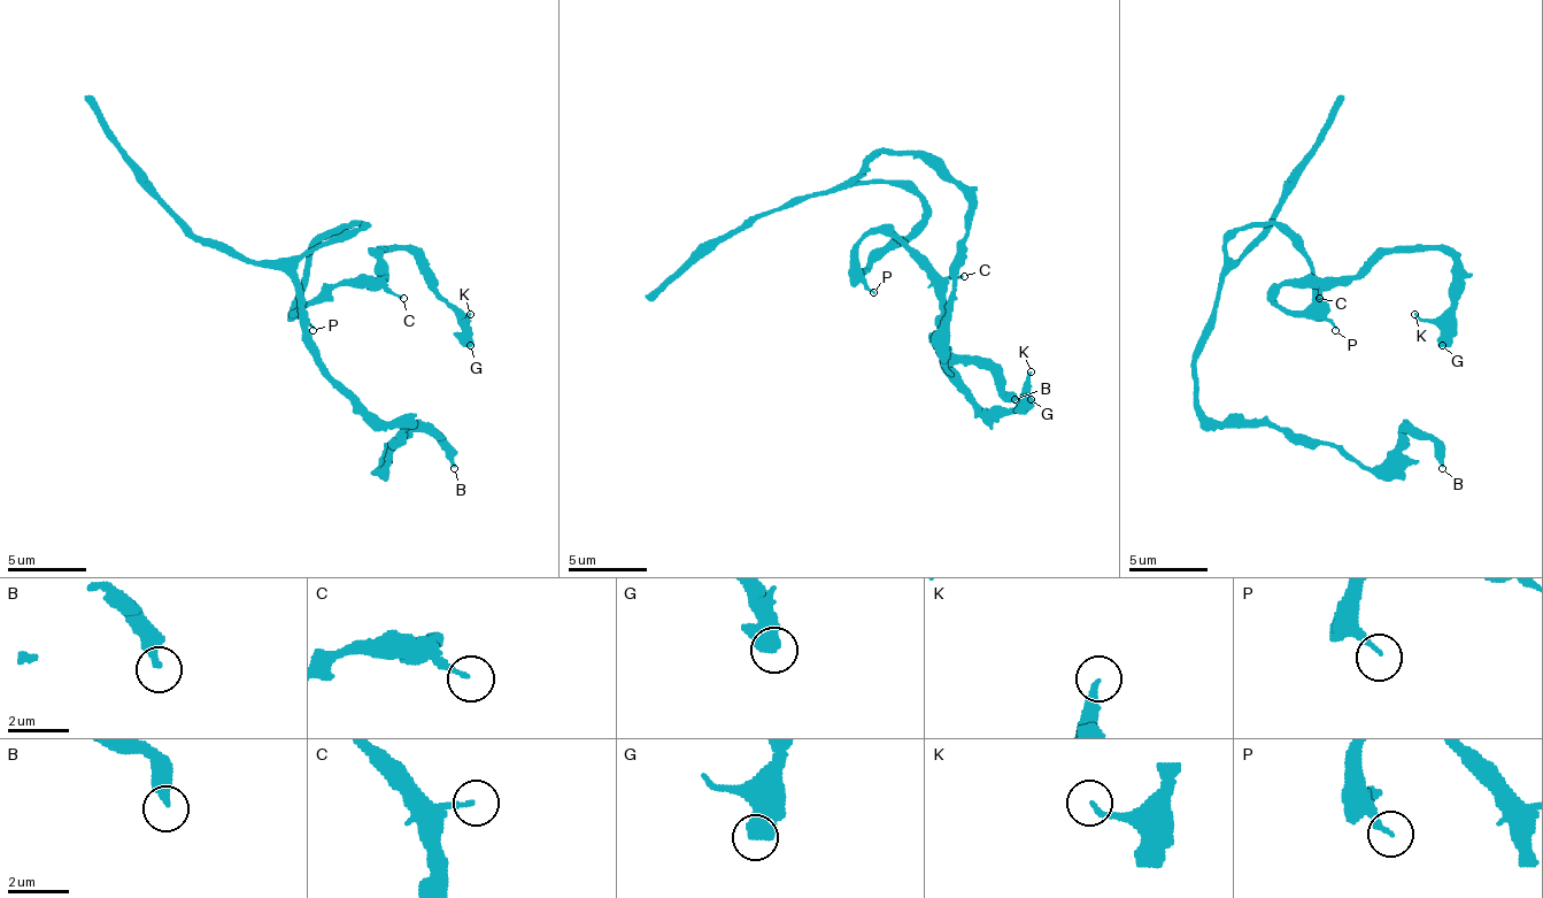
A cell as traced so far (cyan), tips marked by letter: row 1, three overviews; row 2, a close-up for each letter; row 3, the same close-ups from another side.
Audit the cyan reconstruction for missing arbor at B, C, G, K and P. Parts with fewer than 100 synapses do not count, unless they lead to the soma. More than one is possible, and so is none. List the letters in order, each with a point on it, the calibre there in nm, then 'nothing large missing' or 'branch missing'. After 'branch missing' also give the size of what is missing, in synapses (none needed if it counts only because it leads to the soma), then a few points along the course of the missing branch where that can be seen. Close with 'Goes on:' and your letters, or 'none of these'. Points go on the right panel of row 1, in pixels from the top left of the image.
B: (1442, 468) | 360 nm | nothing large missing
C: (1319, 298) | 150 nm | nothing large missing
G: (1442, 345) | 650 nm | nothing large missing
K: (1414, 314) | 170 nm | nothing large missing
P: (1335, 330) | 150 nm | nothing large missing
Goes on: none of these

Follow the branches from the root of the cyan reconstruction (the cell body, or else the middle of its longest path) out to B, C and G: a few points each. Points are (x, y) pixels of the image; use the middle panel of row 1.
B: (901, 190), (857, 182), (877, 154), (924, 154), (964, 193), (967, 237), (948, 347), (984, 363), (1015, 399)
C: (901, 190), (920, 201), (924, 217), (865, 268), (857, 265), (865, 237), (888, 232), (936, 273), (964, 276)
G: (901, 190), (924, 217), (857, 265), (865, 237), (888, 232), (936, 289), (964, 399), (1031, 399)

